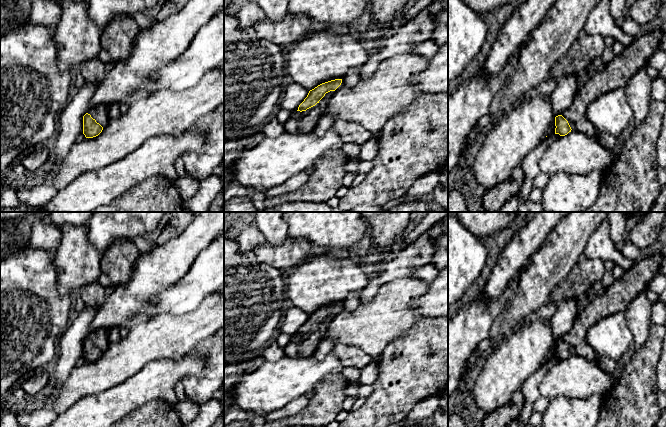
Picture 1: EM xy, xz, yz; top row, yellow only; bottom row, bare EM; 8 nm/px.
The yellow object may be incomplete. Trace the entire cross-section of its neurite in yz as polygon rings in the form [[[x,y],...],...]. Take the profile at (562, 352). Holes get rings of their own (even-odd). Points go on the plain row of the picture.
[[[660,253],[641,259],[625,271],[621,278],[605,288],[602,294],[595,295],[578,313],[571,330],[555,341],[555,358],[565,360],[577,354],[596,364],[597,354],[587,342],[587,329],[609,315],[625,311],[630,302],[648,288],[659,272],[662,259]]]

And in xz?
[[[335,303],[310,314],[298,334],[293,336],[284,348],[285,355],[289,357],[313,355],[324,338],[329,322],[341,307],[342,303]]]

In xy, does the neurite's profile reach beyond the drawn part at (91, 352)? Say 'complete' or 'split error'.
split error

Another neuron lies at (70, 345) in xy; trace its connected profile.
[[[103,302],[86,305],[77,318],[60,336],[57,347],[55,383],[50,385],[50,395],[47,400],[47,409],[52,410],[53,403],[59,394],[60,384],[70,375],[77,366],[77,361],[83,357],[83,340],[88,336],[89,327]]]

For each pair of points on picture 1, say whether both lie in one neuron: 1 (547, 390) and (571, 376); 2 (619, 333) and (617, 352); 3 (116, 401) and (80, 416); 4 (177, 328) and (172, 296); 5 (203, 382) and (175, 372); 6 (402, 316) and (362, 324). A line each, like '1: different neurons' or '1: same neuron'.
1: same neuron
2: same neuron
3: same neuron
4: different neurons
5: different neurons
6: same neuron

